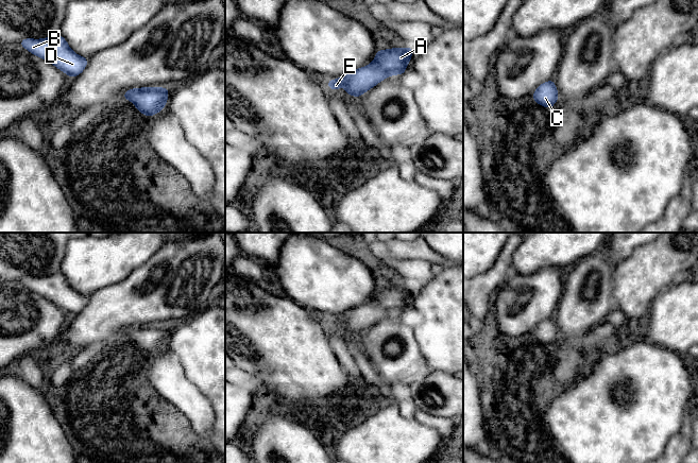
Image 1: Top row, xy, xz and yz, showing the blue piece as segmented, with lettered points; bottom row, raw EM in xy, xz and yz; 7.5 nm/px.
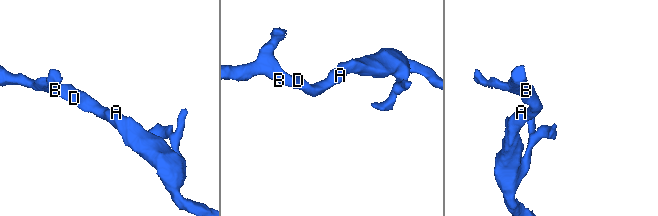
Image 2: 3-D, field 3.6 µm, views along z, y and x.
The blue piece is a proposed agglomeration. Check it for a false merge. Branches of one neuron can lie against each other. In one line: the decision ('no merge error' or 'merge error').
no merge error

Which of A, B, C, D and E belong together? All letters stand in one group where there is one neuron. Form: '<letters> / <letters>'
A B C D E

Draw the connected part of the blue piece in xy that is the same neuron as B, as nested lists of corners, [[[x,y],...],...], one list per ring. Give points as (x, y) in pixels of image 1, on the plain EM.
[[[61,273],[40,277],[24,276],[18,279],[30,291],[49,299],[69,315],[80,313],[87,304],[88,296],[73,290]]]

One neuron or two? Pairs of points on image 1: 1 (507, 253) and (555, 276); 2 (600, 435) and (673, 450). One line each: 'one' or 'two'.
1: two
2: two

